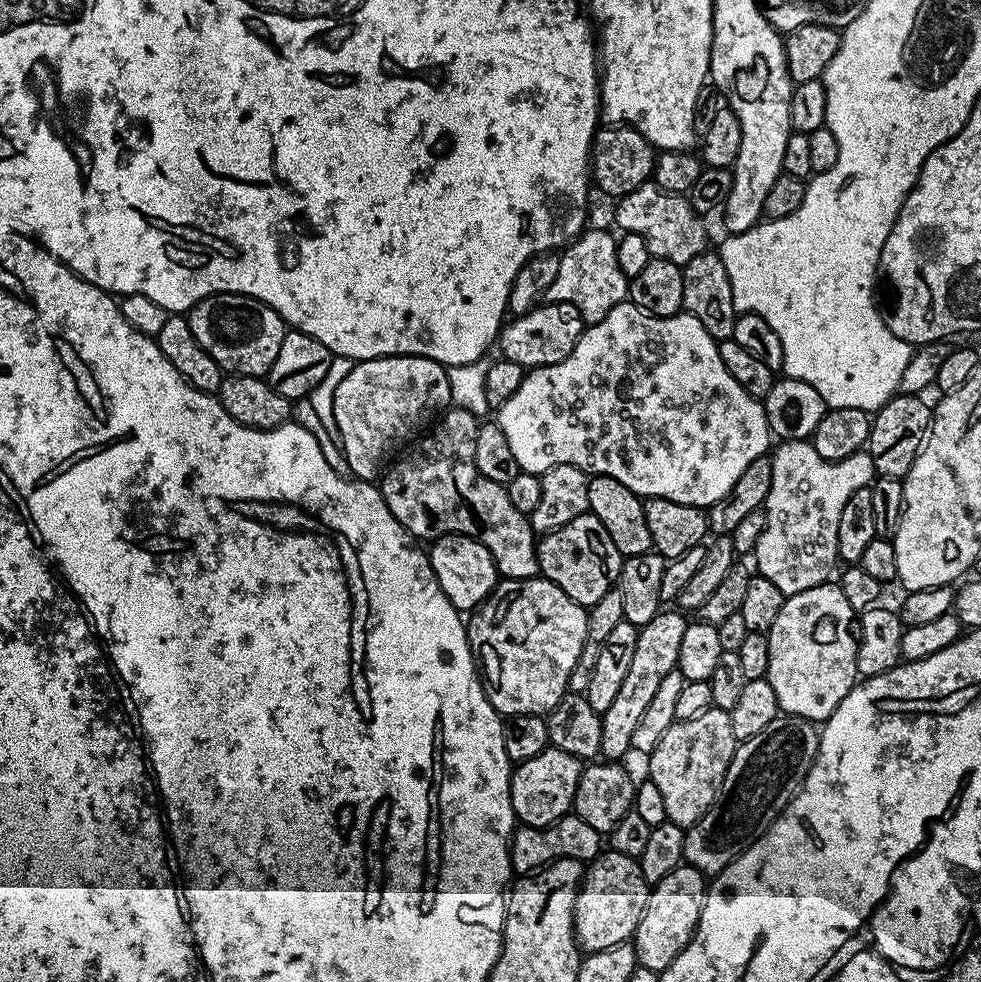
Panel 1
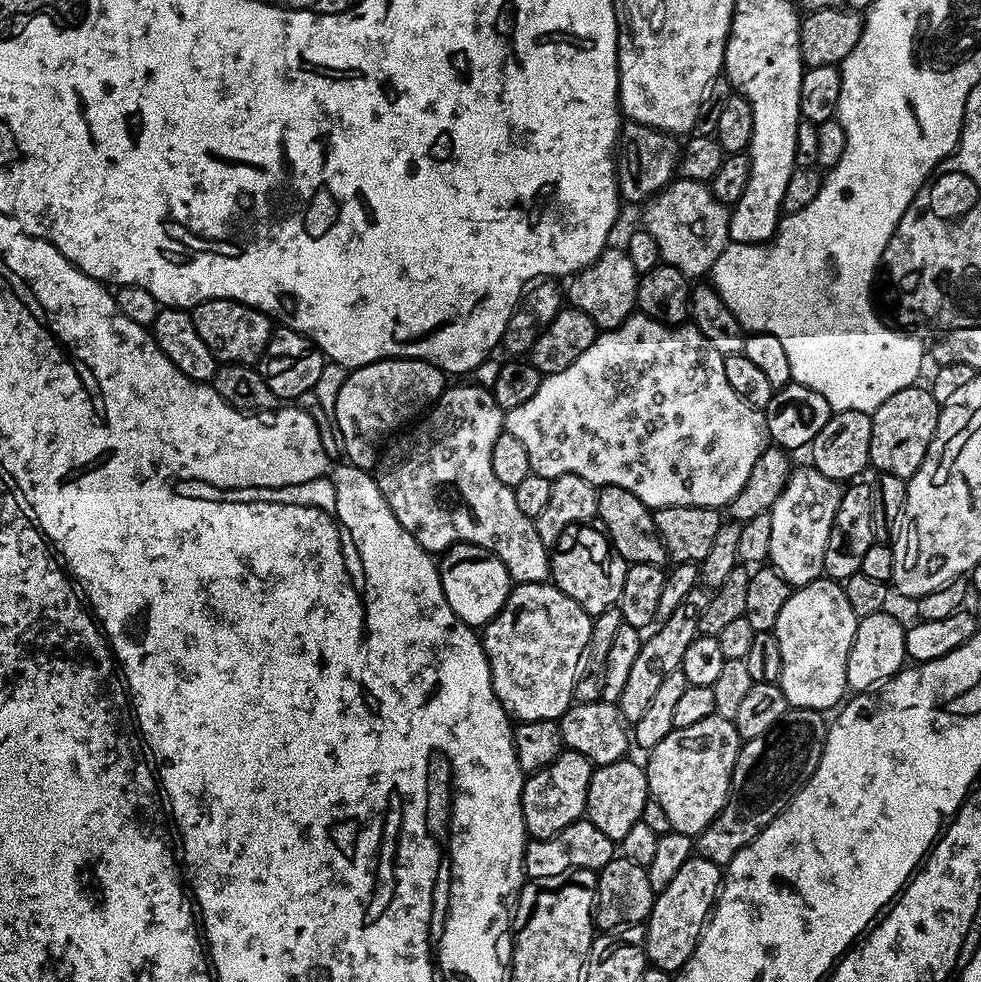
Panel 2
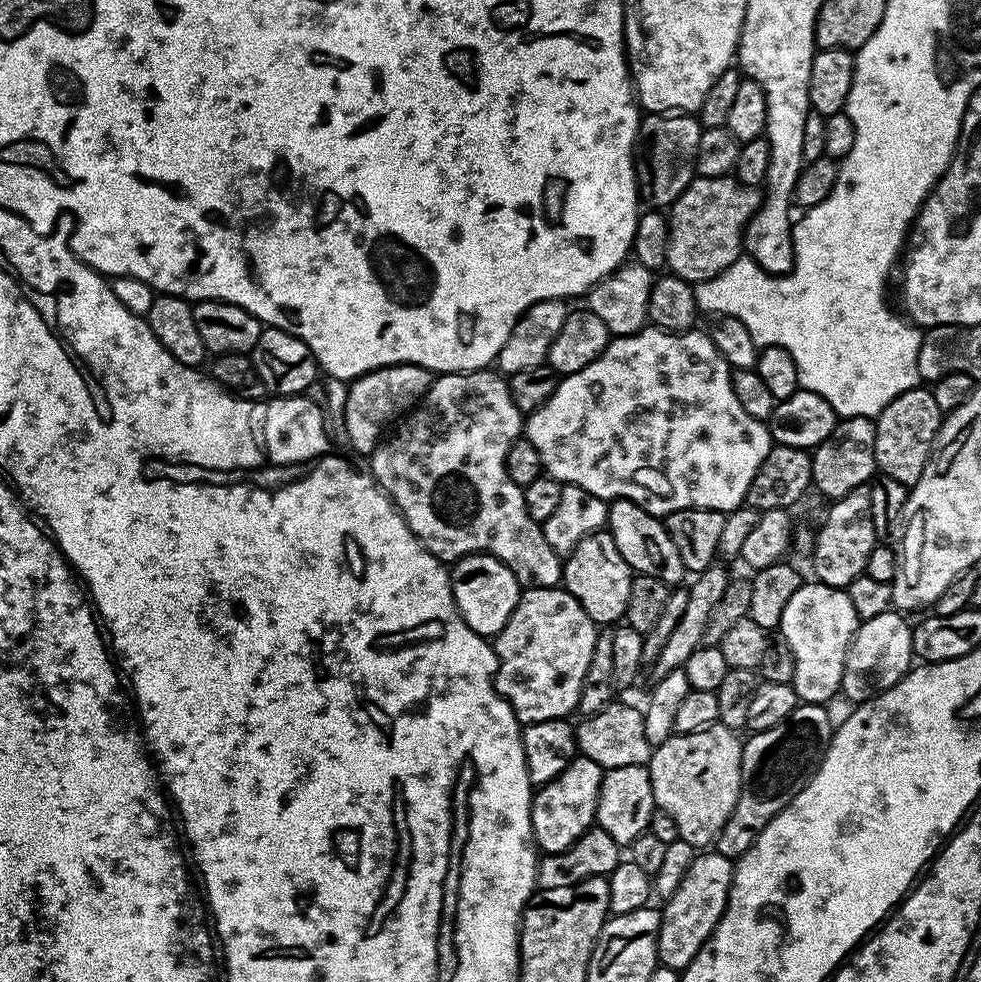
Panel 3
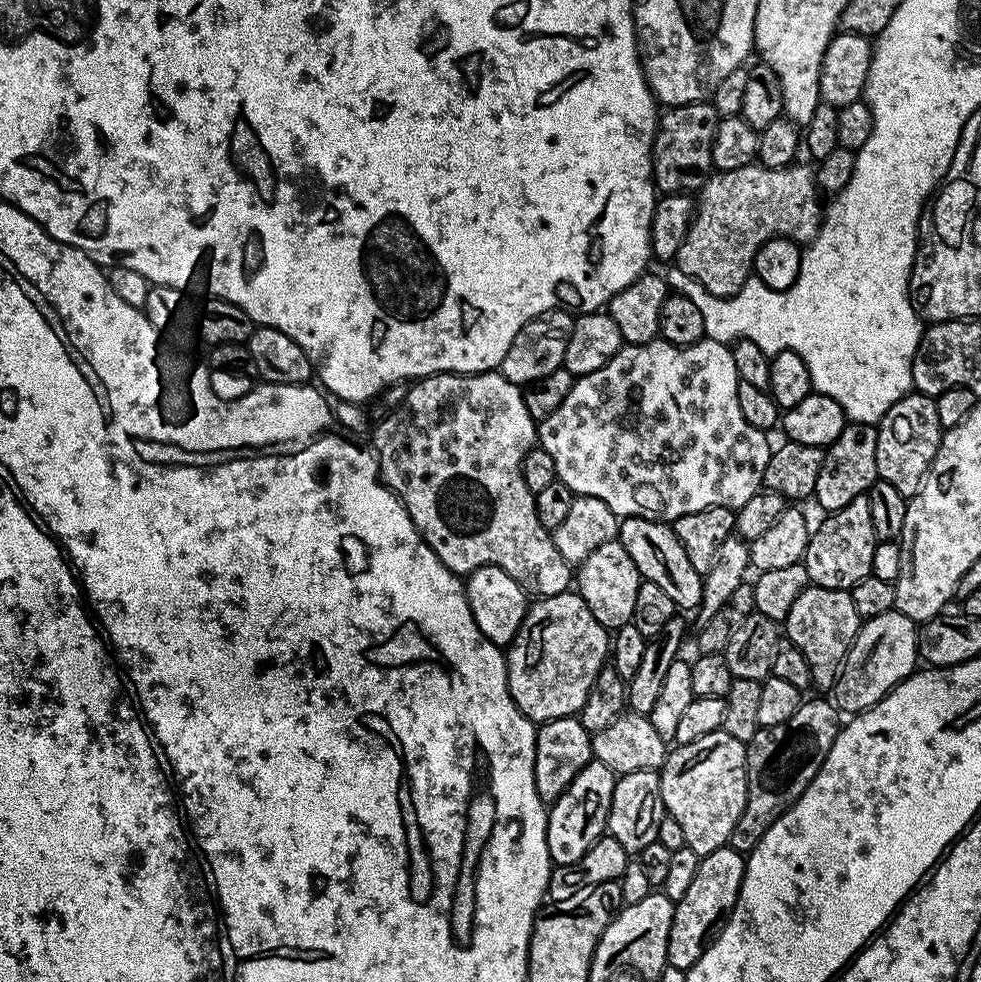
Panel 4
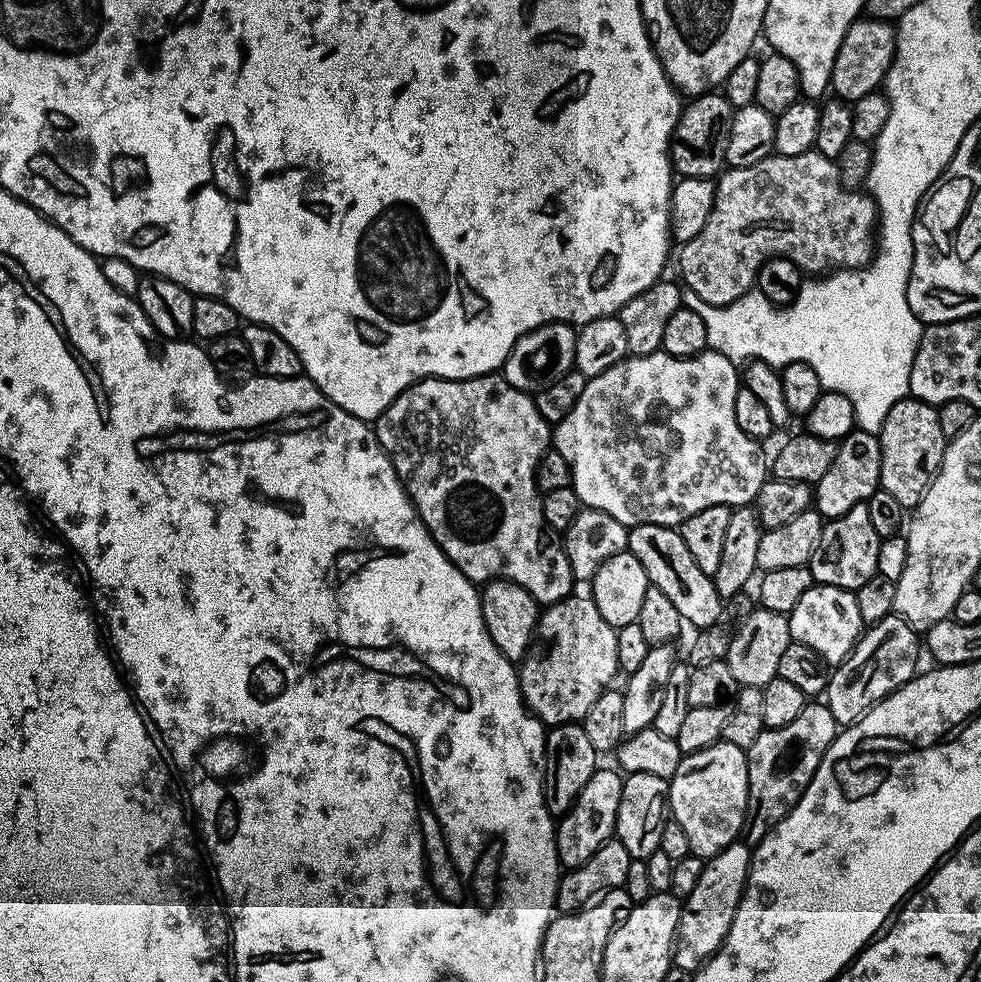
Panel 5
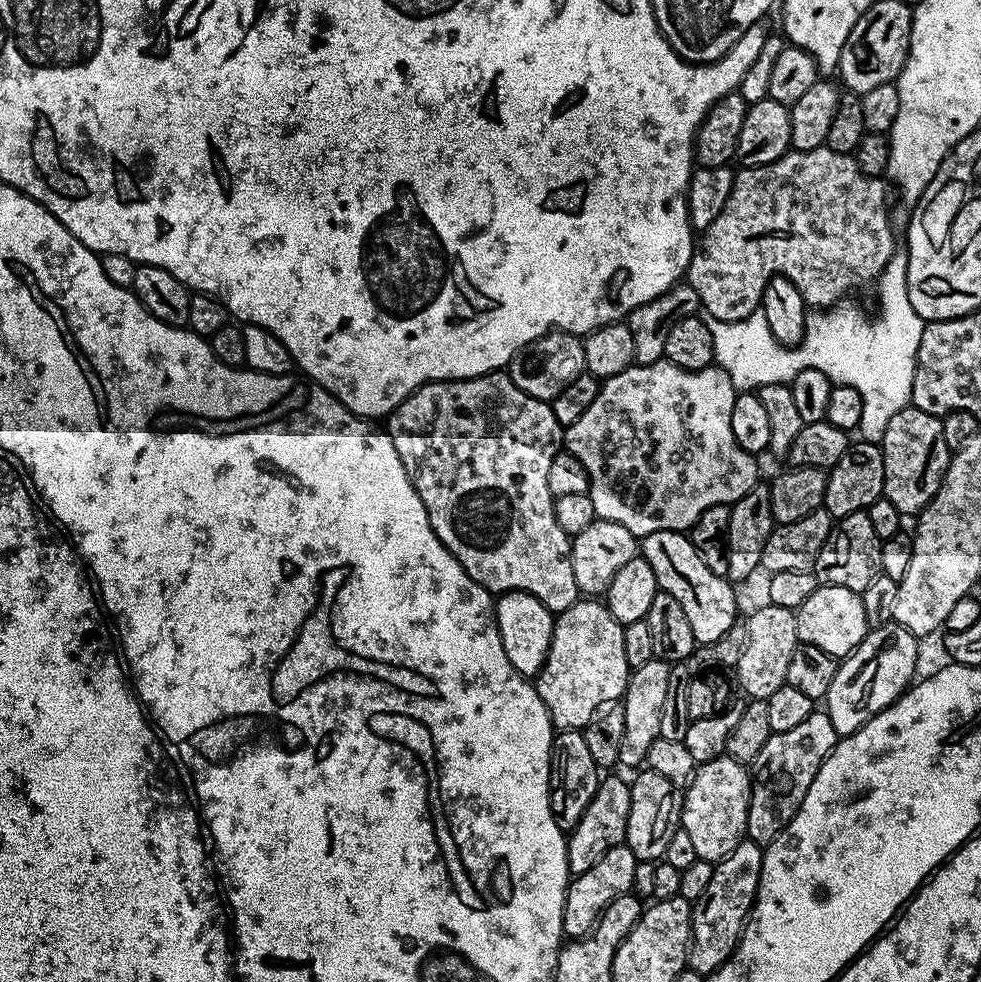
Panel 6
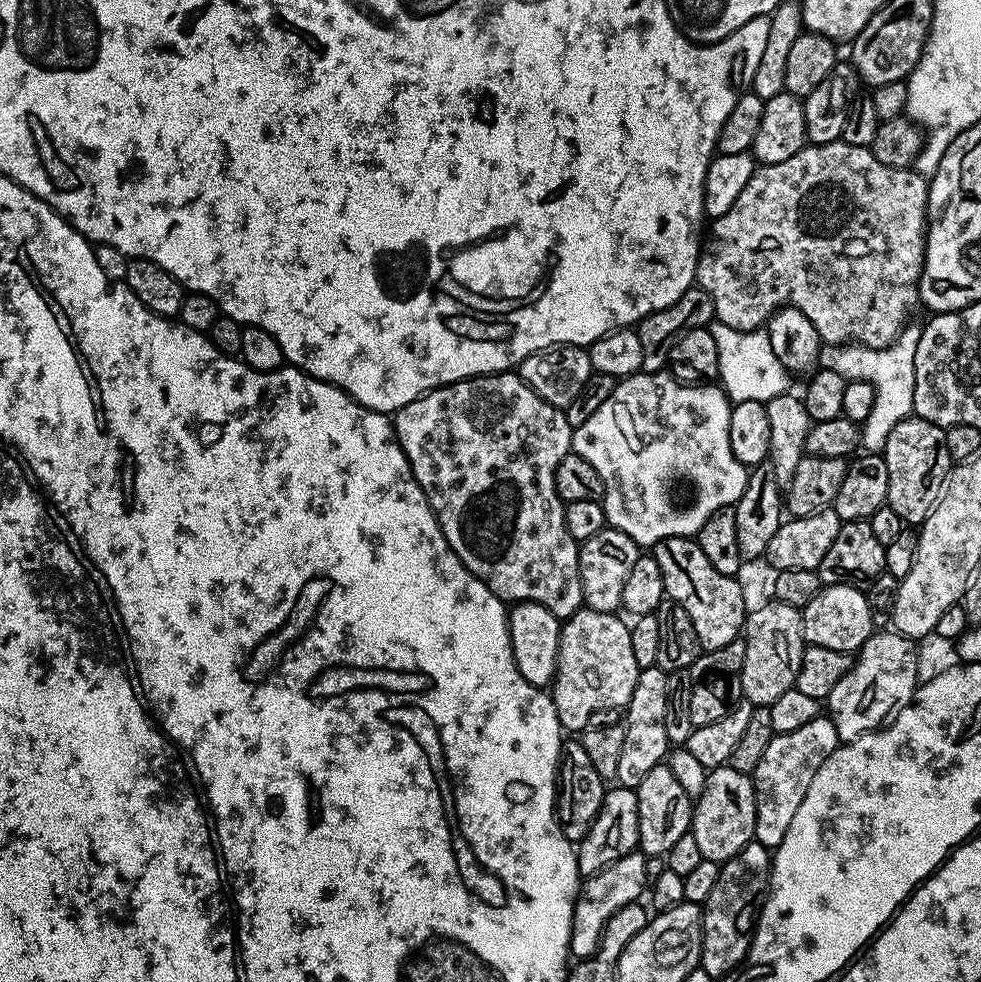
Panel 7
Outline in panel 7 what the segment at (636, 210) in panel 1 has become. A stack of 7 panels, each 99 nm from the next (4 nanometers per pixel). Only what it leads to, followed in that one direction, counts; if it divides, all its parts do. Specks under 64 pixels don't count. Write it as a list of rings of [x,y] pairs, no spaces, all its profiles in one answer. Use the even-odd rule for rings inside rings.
[[[841,138],[829,144],[808,144],[794,158],[787,162],[765,164],[757,167],[754,178],[746,182],[746,190],[738,194],[738,202],[722,214],[722,218],[711,221],[710,228],[716,240],[705,239],[700,249],[700,257],[696,263],[695,283],[706,294],[710,294],[710,302],[714,302],[715,319],[726,326],[743,332],[755,332],[767,325],[773,312],[779,308],[797,308],[814,322],[814,330],[818,330],[821,341],[828,346],[846,344],[865,344],[867,348],[888,348],[900,336],[901,330],[909,323],[908,311],[918,304],[918,285],[920,271],[924,265],[924,238],[928,227],[928,186],[929,181],[921,173],[912,168],[891,168],[882,166],[878,158],[874,158],[871,148],[850,146]]]

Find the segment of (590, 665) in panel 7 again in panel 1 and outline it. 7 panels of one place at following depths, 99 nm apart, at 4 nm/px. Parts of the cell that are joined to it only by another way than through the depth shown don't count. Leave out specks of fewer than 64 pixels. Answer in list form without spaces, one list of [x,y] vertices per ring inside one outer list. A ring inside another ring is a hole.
[[[533,578],[530,580],[506,580],[501,579],[496,587],[479,608],[471,613],[470,619],[467,621],[468,644],[472,648],[472,654],[476,658],[478,671],[482,677],[484,685],[484,693],[486,698],[494,706],[494,710],[499,712],[501,717],[517,716],[518,714],[534,714],[535,716],[544,716],[552,712],[554,706],[558,706],[558,702],[568,691],[568,679],[570,678],[570,670],[574,670],[574,662],[578,662],[578,654],[582,654],[582,646],[588,643],[588,614],[581,604],[575,604],[566,593],[560,589],[554,582],[543,578]]]

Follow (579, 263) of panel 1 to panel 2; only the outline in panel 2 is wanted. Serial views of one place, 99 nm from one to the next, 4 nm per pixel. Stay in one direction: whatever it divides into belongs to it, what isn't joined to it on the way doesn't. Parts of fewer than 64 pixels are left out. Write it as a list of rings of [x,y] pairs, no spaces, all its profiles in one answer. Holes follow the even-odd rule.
[[[609,246],[594,263],[571,277],[572,285],[566,288],[566,300],[571,307],[590,314],[597,329],[617,328],[637,311],[636,291],[639,281],[640,276],[634,270],[634,262],[630,262],[627,251],[623,247]]]

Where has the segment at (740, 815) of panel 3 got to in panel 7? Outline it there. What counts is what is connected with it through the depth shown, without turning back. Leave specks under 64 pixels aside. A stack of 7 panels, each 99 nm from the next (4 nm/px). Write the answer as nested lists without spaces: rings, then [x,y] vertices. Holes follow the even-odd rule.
[[[824,714],[816,716],[814,722],[806,722],[799,730],[790,730],[790,734],[773,735],[770,746],[766,746],[766,754],[762,754],[758,766],[750,774],[756,803],[754,838],[759,844],[775,850],[782,838],[786,838],[786,830],[790,830],[790,822],[794,814],[798,814],[798,806],[802,806],[810,782],[814,782],[814,774],[818,774],[822,762],[834,754],[840,743],[834,722]]]

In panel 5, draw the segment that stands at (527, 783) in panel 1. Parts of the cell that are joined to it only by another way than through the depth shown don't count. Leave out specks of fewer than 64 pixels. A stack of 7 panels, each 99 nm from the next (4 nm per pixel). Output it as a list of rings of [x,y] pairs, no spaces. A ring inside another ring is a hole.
[[[597,767],[596,773],[582,786],[578,798],[565,816],[559,817],[555,825],[556,857],[565,869],[577,868],[598,850],[607,840],[613,839],[618,818],[618,802],[622,802],[624,776],[615,767]],[[613,768],[613,769],[612,769]],[[616,772],[617,773],[616,773]]]

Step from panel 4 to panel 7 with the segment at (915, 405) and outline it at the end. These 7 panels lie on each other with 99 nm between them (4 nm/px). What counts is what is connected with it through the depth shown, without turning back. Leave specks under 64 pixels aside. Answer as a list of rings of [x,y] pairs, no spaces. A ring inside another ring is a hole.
[[[913,414],[898,422],[898,426],[890,430],[890,438],[886,438],[882,453],[888,471],[886,507],[894,510],[905,525],[923,524],[944,491],[944,482],[954,464],[946,450],[944,433],[945,429],[939,428],[934,422],[926,422]]]

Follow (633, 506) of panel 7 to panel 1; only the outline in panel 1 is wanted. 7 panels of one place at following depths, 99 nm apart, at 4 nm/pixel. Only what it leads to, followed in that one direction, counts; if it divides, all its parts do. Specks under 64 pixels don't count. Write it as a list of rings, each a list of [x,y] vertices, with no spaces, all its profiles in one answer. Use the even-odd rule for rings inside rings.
[[[630,302],[614,306],[610,314],[602,318],[602,322],[587,325],[584,333],[578,338],[578,346],[574,346],[574,350],[570,350],[570,354],[566,354],[562,362],[525,371],[522,386],[518,386],[518,391],[510,397],[510,402],[498,409],[498,422],[502,426],[502,434],[506,434],[506,439],[510,441],[514,459],[518,462],[521,472],[529,472],[539,477],[554,466],[578,466],[592,476],[618,478],[622,486],[630,486],[630,490],[634,490],[634,494],[641,498],[670,498],[670,502],[682,502],[705,510],[714,502],[718,502],[722,494],[729,492],[730,486],[734,486],[734,482],[742,478],[746,466],[750,466],[754,458],[765,455],[774,440],[768,430],[763,403],[757,397],[746,394],[746,390],[742,390],[742,386],[738,386],[738,382],[730,378],[730,370],[726,370],[722,362],[719,343],[708,333],[706,326],[698,322],[696,316],[681,314],[658,318],[638,310],[638,306]]]

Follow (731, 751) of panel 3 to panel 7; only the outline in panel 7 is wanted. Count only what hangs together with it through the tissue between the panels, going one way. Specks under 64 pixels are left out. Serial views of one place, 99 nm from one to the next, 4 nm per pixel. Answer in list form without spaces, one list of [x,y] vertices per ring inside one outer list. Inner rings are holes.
[[[727,766],[709,771],[702,794],[695,797],[692,805],[691,832],[702,849],[702,858],[715,864],[734,858],[742,846],[754,839],[754,786],[749,773],[739,772]]]

